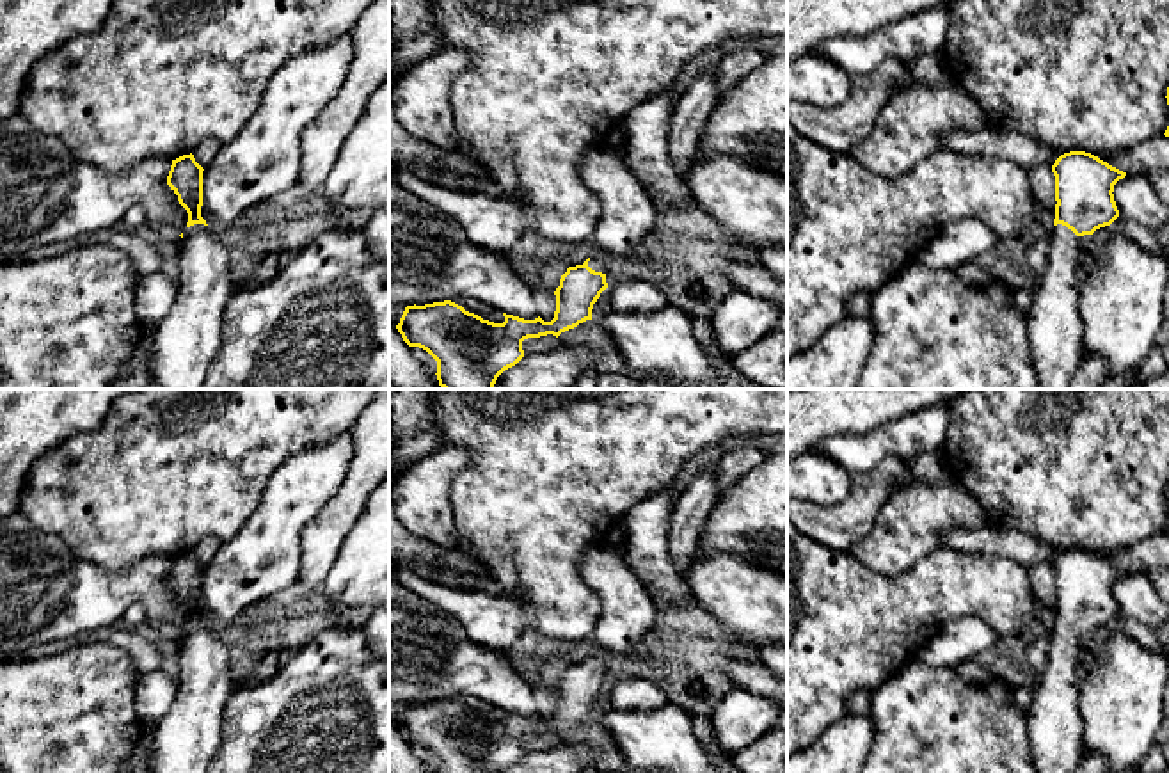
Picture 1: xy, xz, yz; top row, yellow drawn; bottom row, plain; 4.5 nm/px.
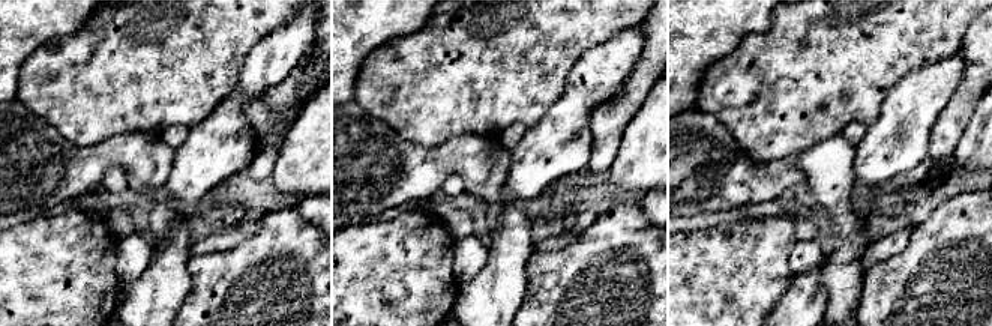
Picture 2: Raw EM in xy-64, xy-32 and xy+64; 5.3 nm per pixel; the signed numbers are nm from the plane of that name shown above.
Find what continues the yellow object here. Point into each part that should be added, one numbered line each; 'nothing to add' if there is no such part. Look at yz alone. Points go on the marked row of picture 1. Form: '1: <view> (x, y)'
1: yz (1054, 326)

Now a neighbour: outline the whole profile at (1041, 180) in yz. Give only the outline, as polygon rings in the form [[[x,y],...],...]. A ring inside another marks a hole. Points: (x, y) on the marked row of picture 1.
[[[1041,163],[1027,169],[1027,178],[1030,183],[1030,192],[1045,208],[1055,213],[1055,176],[1052,165]]]

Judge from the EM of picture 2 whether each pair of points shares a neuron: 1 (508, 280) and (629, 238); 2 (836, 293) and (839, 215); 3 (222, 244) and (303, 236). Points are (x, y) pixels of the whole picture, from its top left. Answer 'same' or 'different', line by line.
1: different
2: same
3: different

